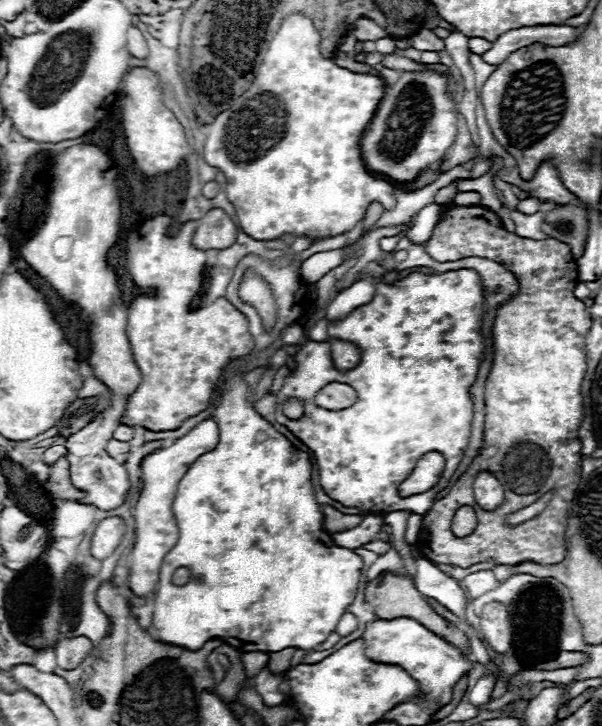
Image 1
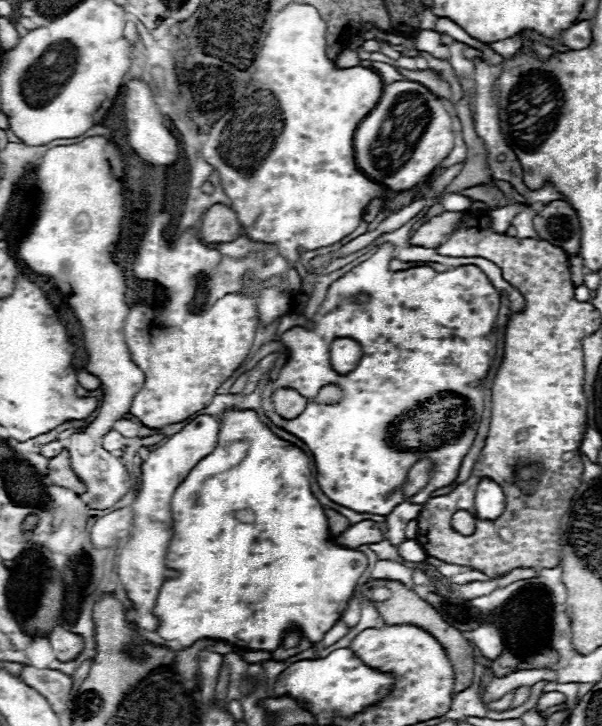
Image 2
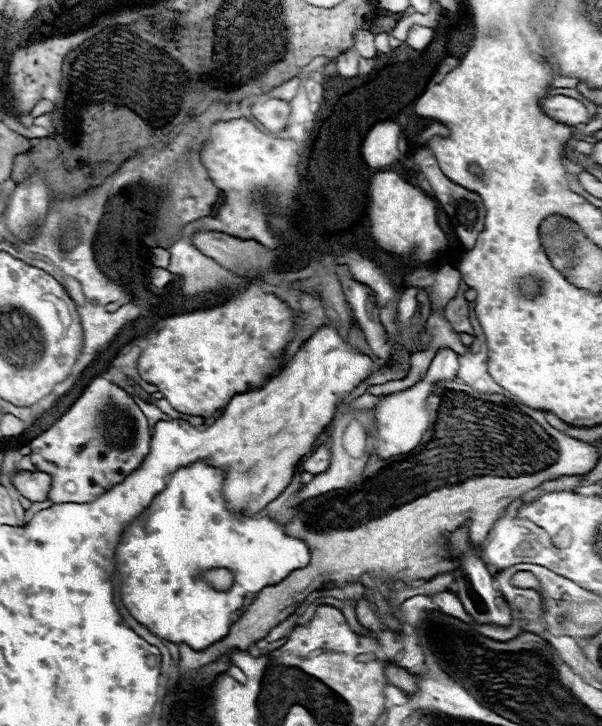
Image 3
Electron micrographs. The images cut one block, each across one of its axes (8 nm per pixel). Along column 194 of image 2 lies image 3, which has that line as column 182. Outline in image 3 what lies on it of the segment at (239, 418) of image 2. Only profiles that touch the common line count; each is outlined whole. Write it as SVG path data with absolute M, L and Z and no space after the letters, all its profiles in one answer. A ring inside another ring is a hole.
M202 460L180 466L166 478L166 488L154 496L150 506L124 528L116 546L116 562L122 578L120 598L126 610L152 634L174 644L186 642L194 650L204 650L228 634L232 614L242 608L248 592L260 592L264 586L284 580L292 570L306 566L310 560L308 544L300 538L288 536L284 526L268 514L256 512L252 516L244 516L230 512L222 498L222 484L224 470L208 466ZM210 568L226 568L234 574L230 590L218 592L206 584L204 572Z

